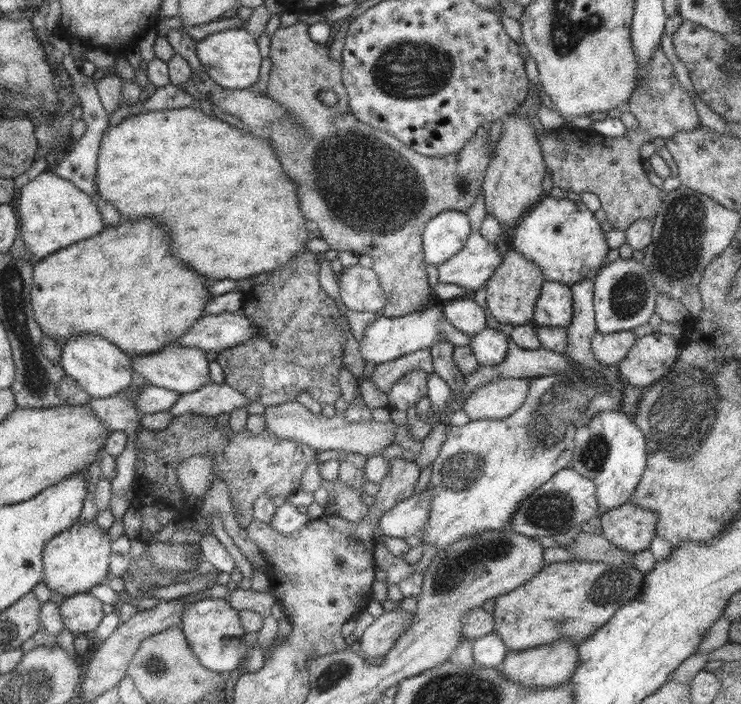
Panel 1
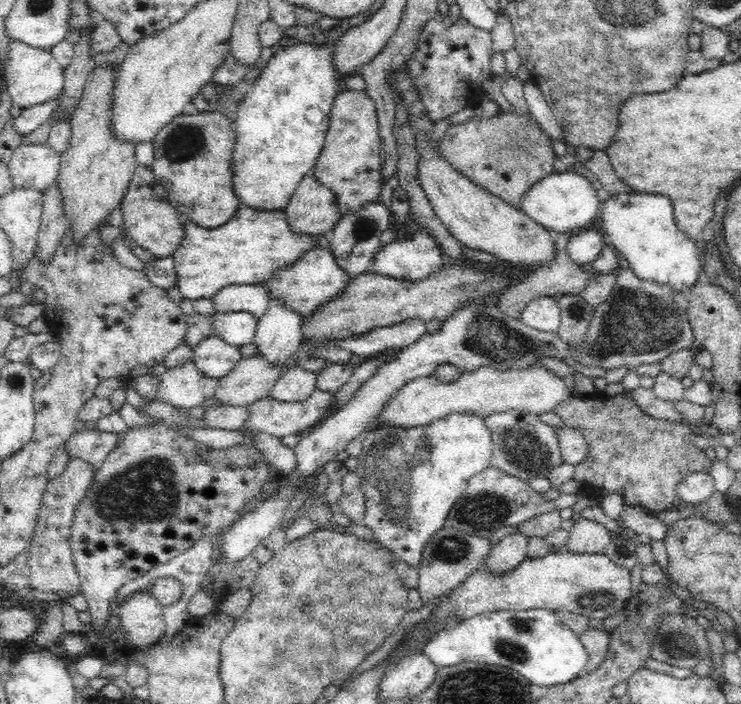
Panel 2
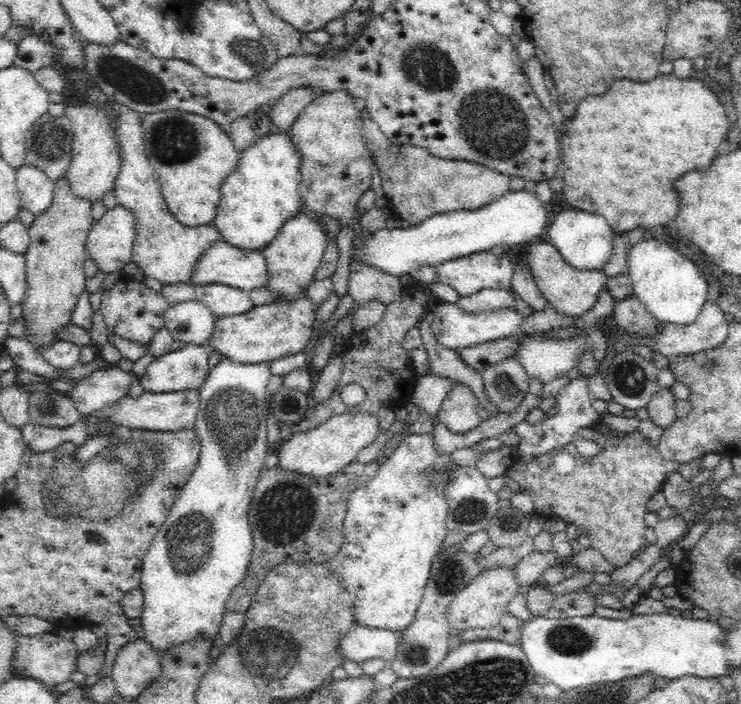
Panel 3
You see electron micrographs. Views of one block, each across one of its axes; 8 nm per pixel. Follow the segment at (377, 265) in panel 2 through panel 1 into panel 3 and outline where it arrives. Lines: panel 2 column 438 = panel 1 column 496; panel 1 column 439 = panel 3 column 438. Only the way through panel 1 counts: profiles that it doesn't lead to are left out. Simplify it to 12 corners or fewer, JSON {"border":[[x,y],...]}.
{"border":[[477,252],[437,264],[436,283],[458,294],[508,290],[506,254]]}

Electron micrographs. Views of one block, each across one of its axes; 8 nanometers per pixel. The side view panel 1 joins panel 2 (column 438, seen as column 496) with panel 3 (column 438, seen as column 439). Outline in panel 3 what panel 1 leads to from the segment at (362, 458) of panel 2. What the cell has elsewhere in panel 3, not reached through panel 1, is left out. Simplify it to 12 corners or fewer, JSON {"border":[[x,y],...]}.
{"border":[[404,435],[326,565],[357,624],[414,621],[446,538],[452,455]]}

